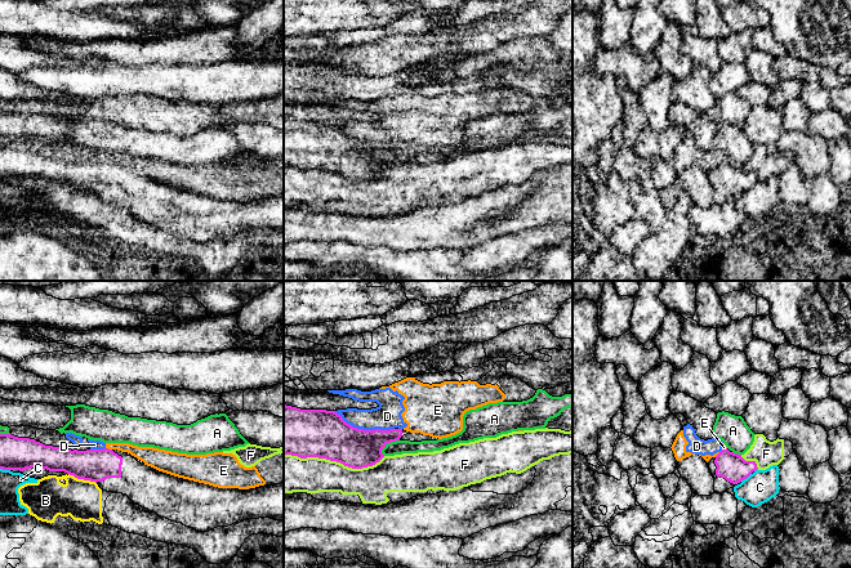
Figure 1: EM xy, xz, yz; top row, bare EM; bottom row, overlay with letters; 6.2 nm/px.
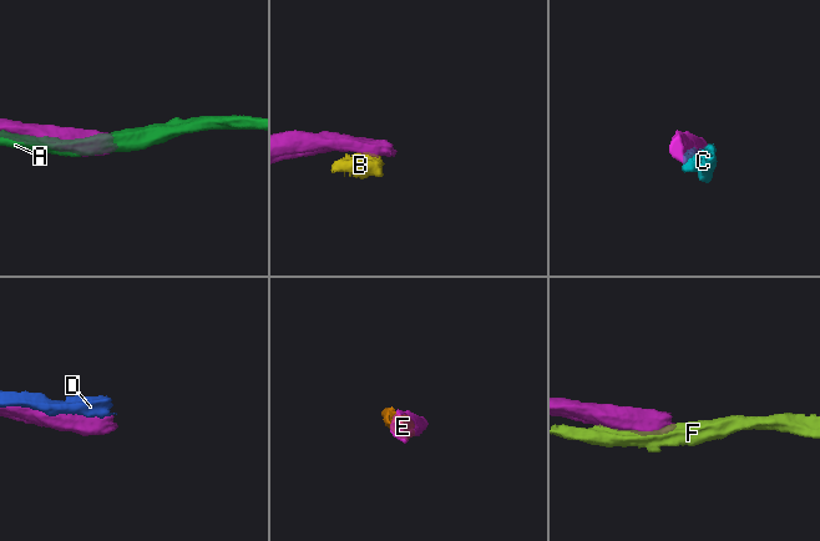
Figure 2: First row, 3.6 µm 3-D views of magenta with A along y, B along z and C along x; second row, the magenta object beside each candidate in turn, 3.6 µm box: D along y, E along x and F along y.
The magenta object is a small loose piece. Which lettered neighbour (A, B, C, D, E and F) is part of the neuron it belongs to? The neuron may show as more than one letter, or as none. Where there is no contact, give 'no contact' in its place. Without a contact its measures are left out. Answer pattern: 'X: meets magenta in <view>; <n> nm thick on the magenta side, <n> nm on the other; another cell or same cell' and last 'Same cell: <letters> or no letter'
A: meets magenta in xz; 240 nm thick on the magenta side, 90 nm on the other; another cell
B: meets magenta in xy; 200 nm thick on the magenta side, 240 nm on the other; another cell
C: meets magenta in yz; 170 nm thick on the magenta side, 200 nm on the other; another cell
D: meets magenta in xz; 300 nm thick on the magenta side, 160 nm on the other; another cell
E: meets magenta in xy; 200 nm thick on the magenta side, 100 nm on the other; another cell
F: meets magenta in xz; 300 nm thick on the magenta side, 220 nm on the other; another cell
Same cell: no letter

